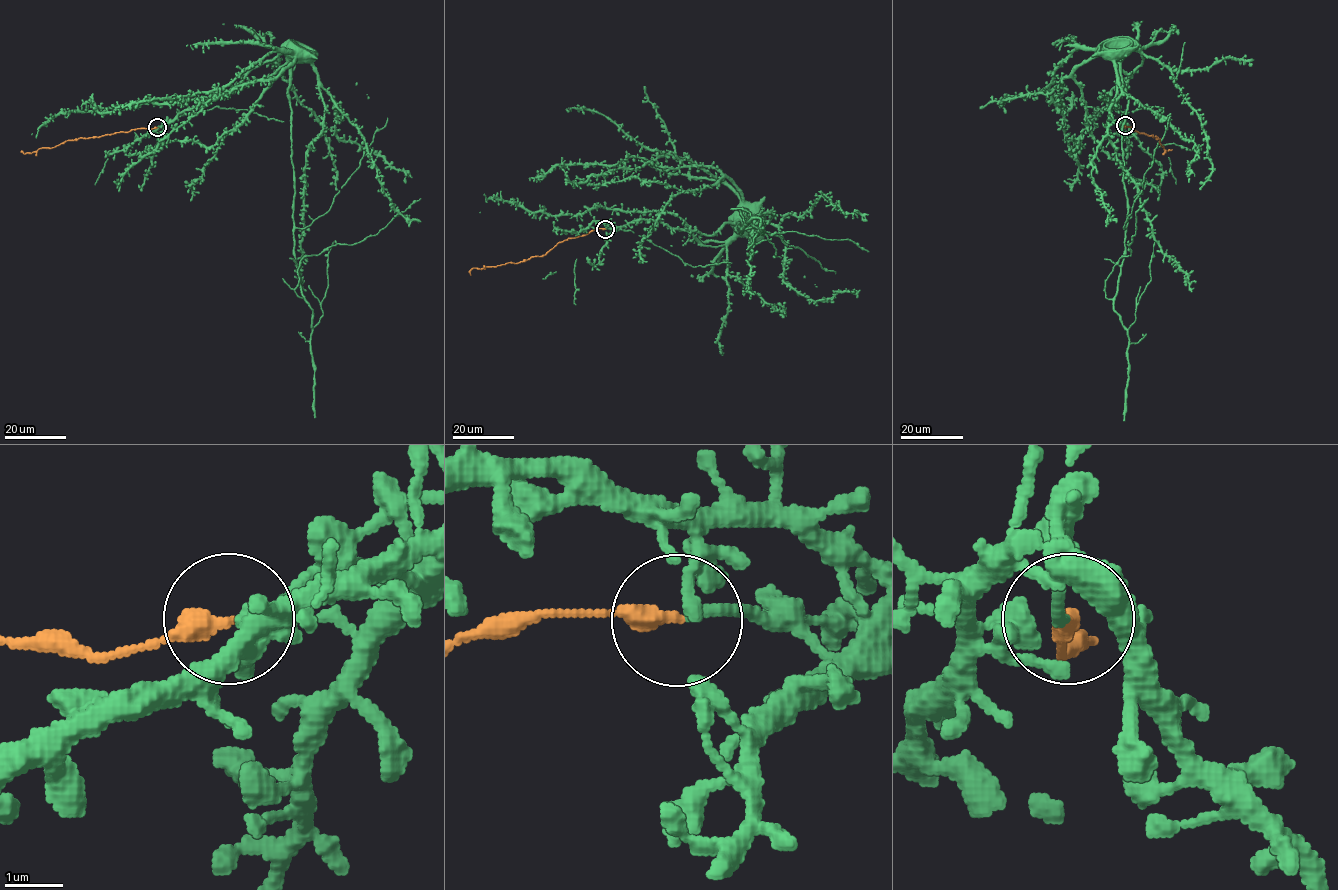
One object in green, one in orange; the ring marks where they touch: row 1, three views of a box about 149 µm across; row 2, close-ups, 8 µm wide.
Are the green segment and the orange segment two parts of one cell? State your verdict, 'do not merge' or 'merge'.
merge

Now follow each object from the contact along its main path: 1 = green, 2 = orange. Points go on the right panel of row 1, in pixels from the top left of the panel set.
1: (1125, 126), (1115, 101), (1131, 77), (1119, 62), (1128, 215), (1108, 299), (1105, 280), (1131, 254), (1148, 197)
2: (1125, 126), (1160, 139), (1165, 152), (1172, 149)

